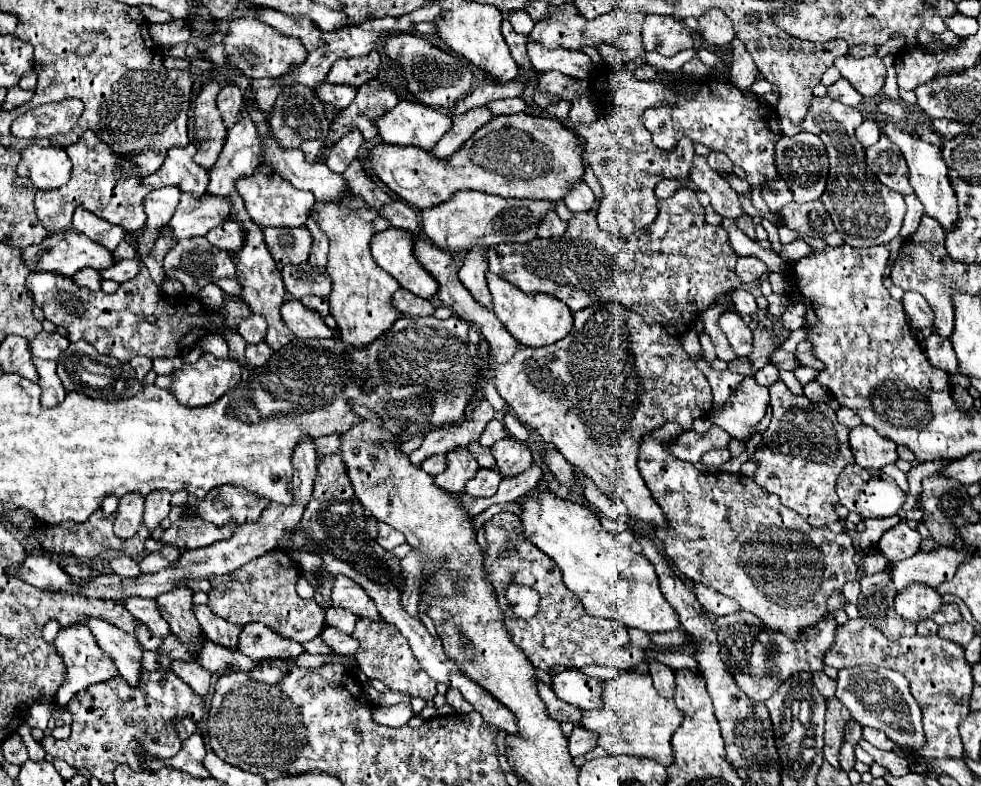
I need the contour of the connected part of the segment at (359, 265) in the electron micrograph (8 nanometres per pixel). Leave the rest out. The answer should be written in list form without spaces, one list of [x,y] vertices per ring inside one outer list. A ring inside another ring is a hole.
[[[356,157],[348,165],[342,177],[346,179],[350,195],[362,199],[368,207],[344,209],[340,203],[318,201],[312,207],[312,217],[318,223],[320,231],[330,241],[328,269],[326,269],[332,279],[332,293],[328,297],[330,313],[336,317],[342,339],[350,345],[364,347],[372,343],[372,339],[376,339],[388,327],[392,327],[392,323],[398,319],[398,311],[392,305],[390,297],[396,289],[400,289],[400,283],[396,283],[396,279],[392,279],[384,269],[380,269],[370,255],[370,239],[376,235],[372,221],[380,217],[382,207],[390,205],[394,197],[386,193],[380,185],[376,185],[376,181],[366,173],[360,157]]]

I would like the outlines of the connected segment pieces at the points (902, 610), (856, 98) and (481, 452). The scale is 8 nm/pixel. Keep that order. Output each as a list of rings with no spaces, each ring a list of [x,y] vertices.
[[[908,587],[908,591],[902,591],[896,595],[894,605],[896,605],[896,613],[904,621],[920,623],[932,617],[934,613],[938,613],[942,607],[942,601],[936,589],[932,587]]]
[[[838,79],[834,85],[830,85],[828,87],[828,97],[836,99],[844,105],[854,105],[854,107],[858,103],[862,103],[862,99],[864,99],[864,95],[860,95],[846,79]]]
[[[472,443],[472,447],[468,447],[468,451],[474,455],[474,459],[478,461],[480,467],[496,469],[496,459],[492,457],[490,447],[480,447],[480,443]]]

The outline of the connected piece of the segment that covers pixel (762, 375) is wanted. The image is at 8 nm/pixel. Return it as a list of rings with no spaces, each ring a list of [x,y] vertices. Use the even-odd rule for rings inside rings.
[[[766,365],[766,367],[762,367],[758,373],[756,373],[756,377],[754,377],[760,385],[766,385],[766,387],[770,387],[772,383],[776,383],[778,381],[778,369],[774,367],[774,365]]]

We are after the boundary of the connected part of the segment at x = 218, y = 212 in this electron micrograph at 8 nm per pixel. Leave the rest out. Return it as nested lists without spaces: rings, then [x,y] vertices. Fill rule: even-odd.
[[[182,193],[180,205],[170,219],[172,233],[178,239],[184,237],[200,237],[206,235],[210,229],[226,223],[232,213],[232,201],[222,195],[204,193],[202,197],[194,199],[188,193]]]

